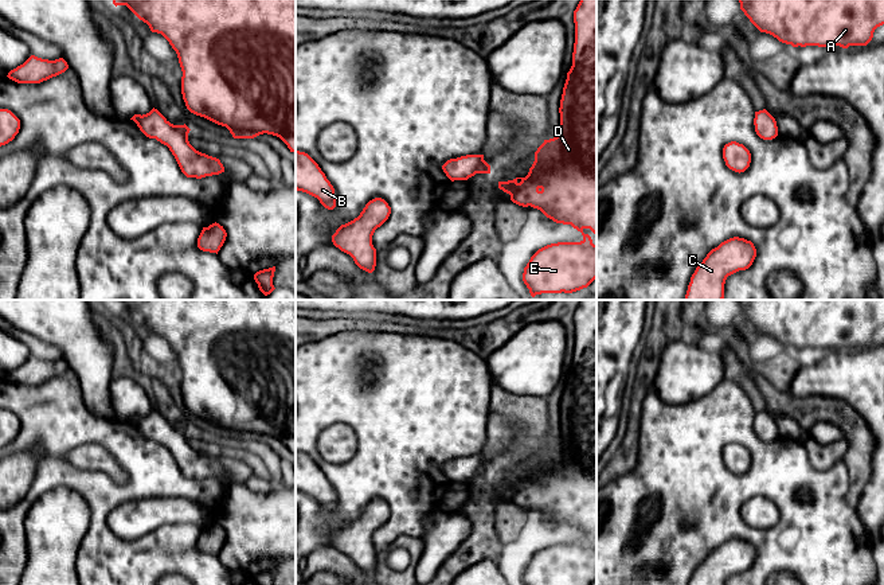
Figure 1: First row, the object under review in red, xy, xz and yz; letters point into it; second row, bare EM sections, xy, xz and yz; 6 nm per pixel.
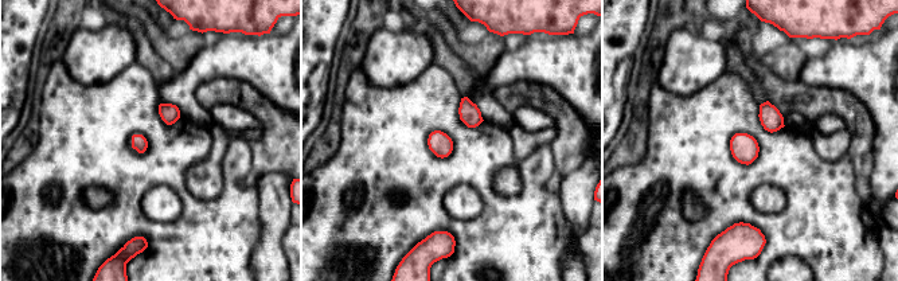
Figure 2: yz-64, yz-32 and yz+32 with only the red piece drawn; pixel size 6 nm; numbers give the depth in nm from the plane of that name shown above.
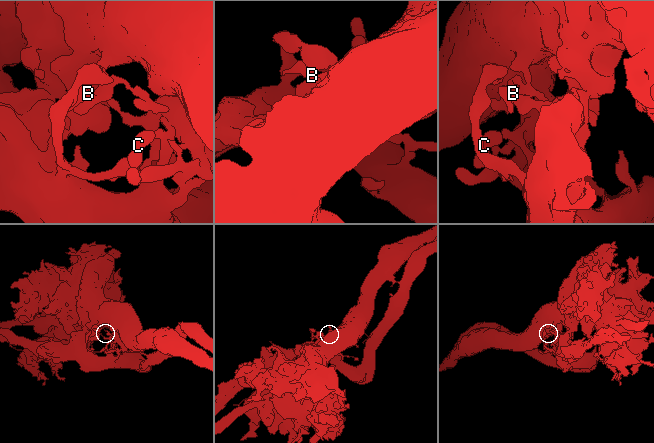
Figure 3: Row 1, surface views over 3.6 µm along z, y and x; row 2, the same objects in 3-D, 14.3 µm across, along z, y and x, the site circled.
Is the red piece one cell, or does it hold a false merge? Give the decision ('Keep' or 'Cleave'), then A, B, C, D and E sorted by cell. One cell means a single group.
Cleave. Groups: A D E / B C

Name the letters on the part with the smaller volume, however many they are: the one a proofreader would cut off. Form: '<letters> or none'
B, C

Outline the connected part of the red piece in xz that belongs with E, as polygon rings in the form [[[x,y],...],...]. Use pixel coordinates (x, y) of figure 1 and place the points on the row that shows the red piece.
[[[580,0],[574,11],[575,43],[572,66],[567,73],[560,100],[560,130],[535,152],[535,161],[525,178],[498,182],[498,188],[511,195],[511,200],[523,207],[540,210],[556,223],[571,225],[582,233],[580,242],[558,242],[539,249],[524,268],[523,281],[532,297],[541,293],[572,293],[587,288],[596,278],[596,245],[584,229],[596,235],[596,0]]]

